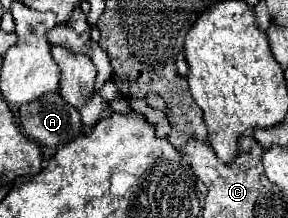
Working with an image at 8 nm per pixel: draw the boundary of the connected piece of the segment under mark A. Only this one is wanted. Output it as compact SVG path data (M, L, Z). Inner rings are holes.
M46 94L30 106L20 108L24 134L46 148L58 148L82 134L78 108L68 104L60 94Z

